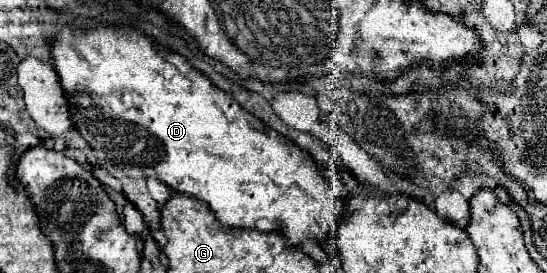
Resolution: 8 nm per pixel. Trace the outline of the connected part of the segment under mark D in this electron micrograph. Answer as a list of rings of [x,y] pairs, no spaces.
[[[63,28],[51,44],[51,56],[65,88],[73,122],[101,158],[139,168],[147,178],[157,178],[175,192],[207,202],[227,228],[281,232],[287,244],[295,248],[301,248],[305,240],[327,250],[333,246],[337,224],[349,198],[347,186],[339,180],[327,180],[317,172],[309,152],[243,110],[229,94],[215,88],[207,76],[187,64],[183,56],[157,50],[141,32],[113,28],[97,28],[93,32]]]

